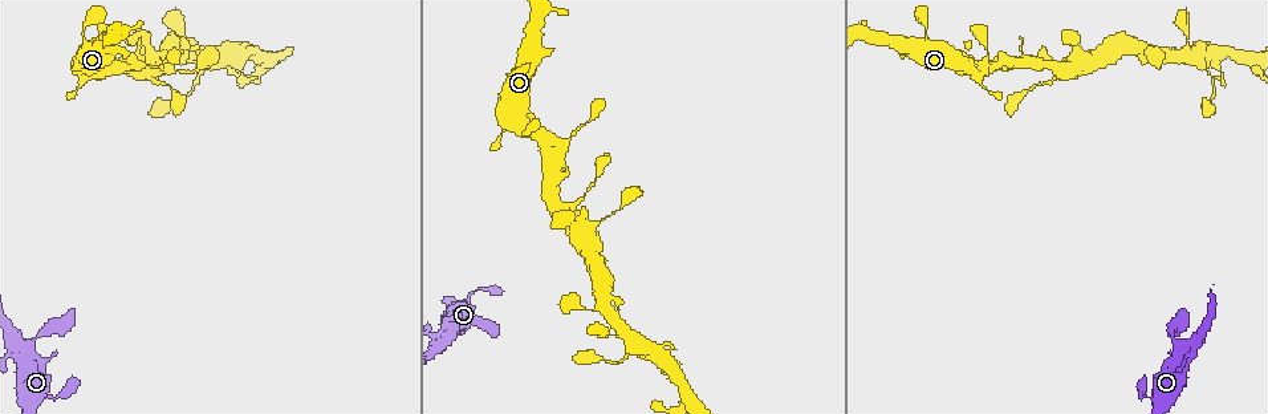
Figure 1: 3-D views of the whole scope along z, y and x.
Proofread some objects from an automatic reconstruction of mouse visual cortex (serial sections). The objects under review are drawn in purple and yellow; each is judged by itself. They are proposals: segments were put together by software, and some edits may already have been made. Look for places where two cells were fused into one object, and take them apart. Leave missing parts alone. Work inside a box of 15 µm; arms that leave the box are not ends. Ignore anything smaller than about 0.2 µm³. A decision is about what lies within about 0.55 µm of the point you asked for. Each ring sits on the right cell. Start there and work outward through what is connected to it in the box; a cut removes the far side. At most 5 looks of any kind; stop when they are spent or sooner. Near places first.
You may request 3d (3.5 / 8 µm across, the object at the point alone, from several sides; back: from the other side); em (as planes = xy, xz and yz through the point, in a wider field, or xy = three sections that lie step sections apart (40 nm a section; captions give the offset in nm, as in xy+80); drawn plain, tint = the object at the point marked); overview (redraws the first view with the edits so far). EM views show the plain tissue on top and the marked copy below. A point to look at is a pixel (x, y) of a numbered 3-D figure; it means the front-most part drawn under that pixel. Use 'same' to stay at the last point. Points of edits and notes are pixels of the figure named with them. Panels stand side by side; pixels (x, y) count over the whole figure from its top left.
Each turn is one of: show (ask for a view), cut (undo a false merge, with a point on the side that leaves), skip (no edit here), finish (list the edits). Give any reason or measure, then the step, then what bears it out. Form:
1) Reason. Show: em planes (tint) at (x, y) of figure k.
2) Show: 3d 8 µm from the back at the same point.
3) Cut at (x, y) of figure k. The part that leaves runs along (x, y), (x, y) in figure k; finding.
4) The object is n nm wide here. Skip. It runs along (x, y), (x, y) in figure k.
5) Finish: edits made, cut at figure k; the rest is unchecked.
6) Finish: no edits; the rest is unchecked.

Abrupt turn. Show: 3d 3.5 µm at (1179, 352) of figure 1.

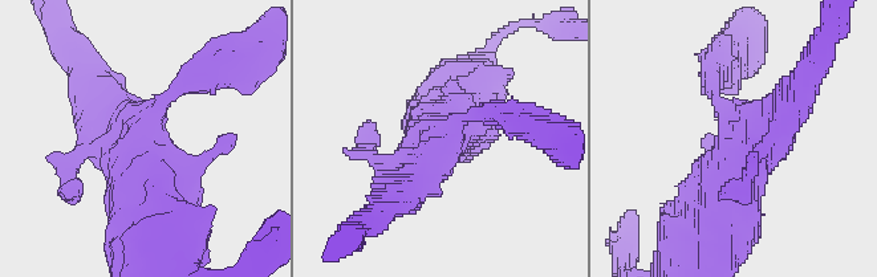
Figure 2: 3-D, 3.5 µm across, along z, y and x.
Show: em xy step 2 (tint) at (738, 137) of figure 2.

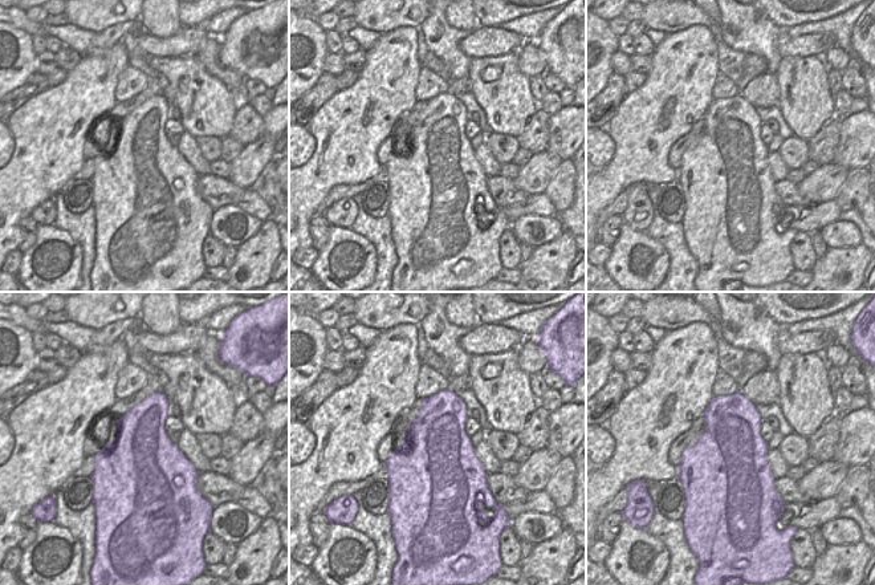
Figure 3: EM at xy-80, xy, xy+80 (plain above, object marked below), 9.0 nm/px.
Skip. It runs along (699, 229), (794, 96) in figure 2; all the same cell.

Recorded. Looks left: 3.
Thin neck. Show: 3d 3.5 µm at (186, 71) of figure 1.

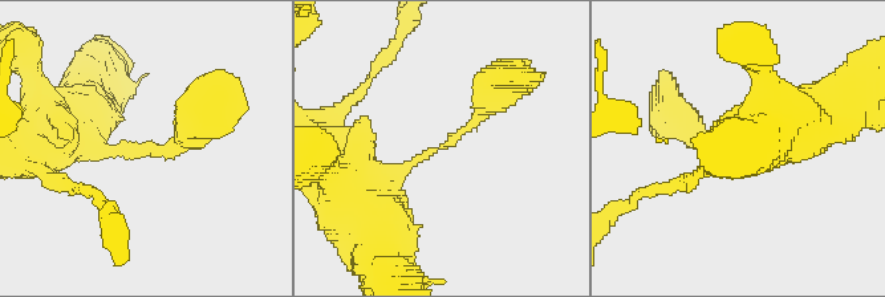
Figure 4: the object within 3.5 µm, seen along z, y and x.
Show: em xy step 3 (tint) at (148, 151) of figure 4.

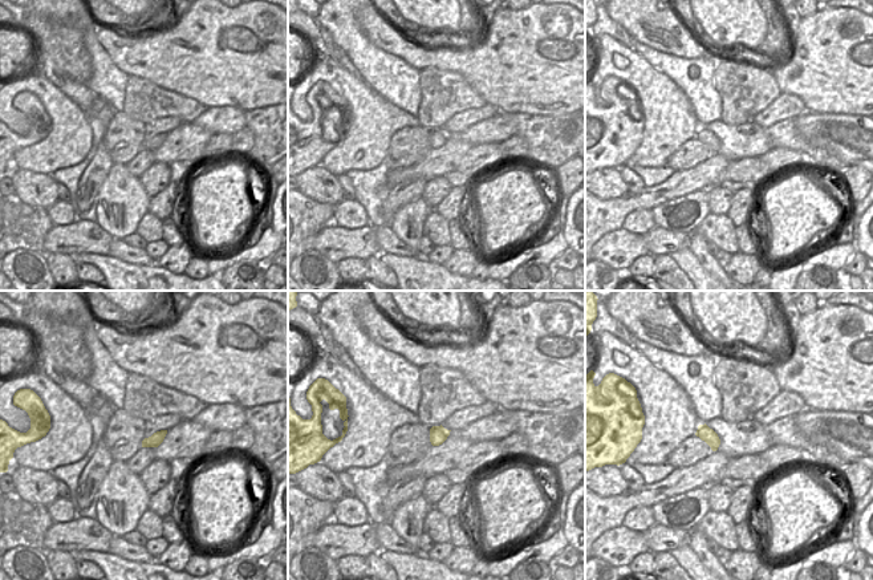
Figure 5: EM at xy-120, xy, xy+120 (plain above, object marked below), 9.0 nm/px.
Skip. It runs along (349, 195), (447, 145), (504, 86) in figure 4; one cell here.

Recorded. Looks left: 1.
Finish: no edits; the rest is unchecked.

